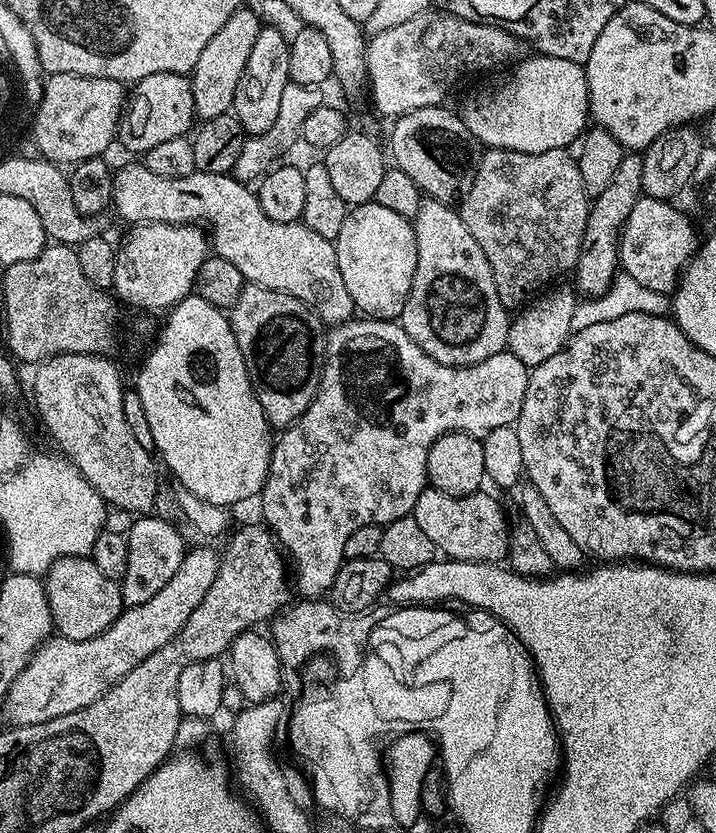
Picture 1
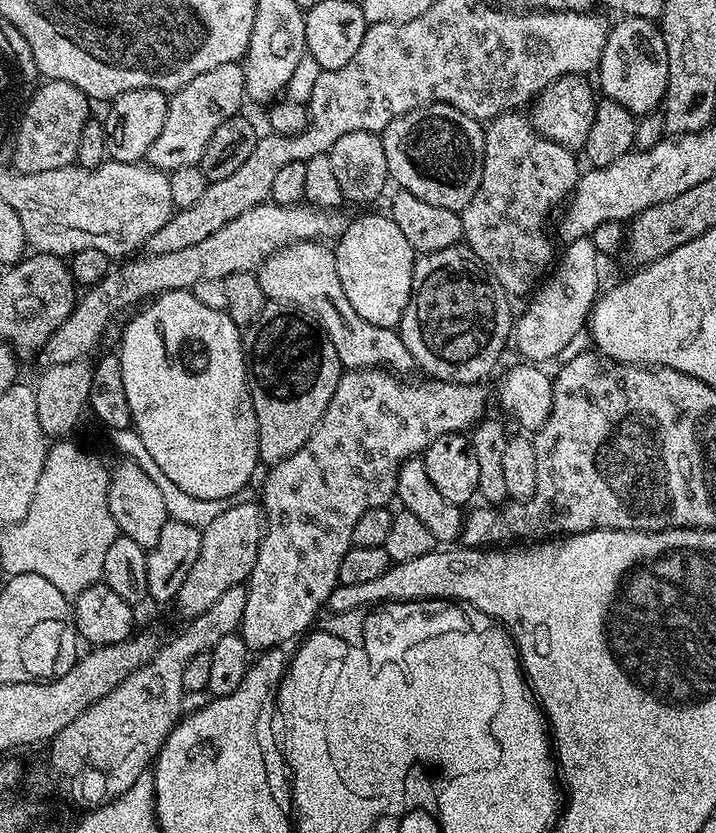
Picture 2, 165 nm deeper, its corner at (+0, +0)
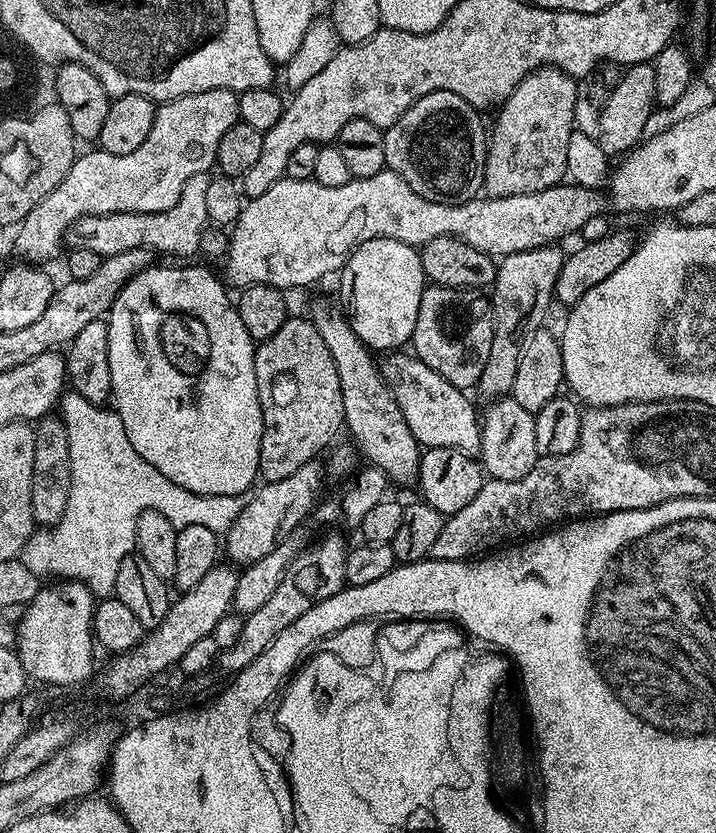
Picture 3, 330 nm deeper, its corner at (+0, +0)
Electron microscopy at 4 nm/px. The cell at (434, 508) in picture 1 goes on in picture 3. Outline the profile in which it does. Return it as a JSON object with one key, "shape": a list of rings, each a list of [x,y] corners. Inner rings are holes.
{"shape":[[[316,300],[312,304],[310,319],[318,330],[318,335],[322,337],[322,342],[326,342],[326,350],[330,350],[330,358],[334,358],[334,366],[338,370],[344,407],[344,428],[352,435],[351,443],[358,449],[359,455],[369,456],[372,459],[369,460],[371,467],[382,470],[393,485],[415,485],[420,479],[421,446],[414,438],[414,434],[410,434],[410,426],[406,426],[406,418],[402,418],[402,410],[398,410],[398,402],[388,389],[388,383],[385,382],[377,361],[376,364],[372,361],[373,353],[361,342],[358,334],[354,334],[347,315],[337,305],[336,308],[328,300]]]}

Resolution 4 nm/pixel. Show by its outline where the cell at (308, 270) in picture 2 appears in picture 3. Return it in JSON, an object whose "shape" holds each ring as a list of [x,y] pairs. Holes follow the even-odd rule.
{"shape":[[[404,354],[383,357],[382,375],[398,402],[398,410],[402,410],[402,418],[406,418],[406,426],[410,426],[410,434],[414,434],[421,449],[459,448],[470,457],[479,457],[482,420],[478,408],[476,412],[475,406],[468,401],[469,393],[446,382],[438,370],[430,370],[430,366],[415,354],[400,355]]]}

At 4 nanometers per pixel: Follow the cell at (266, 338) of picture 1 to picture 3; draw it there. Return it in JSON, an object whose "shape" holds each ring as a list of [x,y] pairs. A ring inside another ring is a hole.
{"shape":[[[293,315],[278,334],[259,341],[255,350],[254,374],[264,419],[259,479],[265,484],[282,482],[282,478],[290,478],[294,470],[306,466],[306,462],[317,459],[319,452],[342,432],[344,407],[338,370],[330,350],[326,350],[326,342],[322,342],[311,319],[305,317],[303,320]]]}

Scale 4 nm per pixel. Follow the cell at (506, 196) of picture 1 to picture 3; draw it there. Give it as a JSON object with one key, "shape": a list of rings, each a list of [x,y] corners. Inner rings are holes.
{"shape":[[[539,68],[518,84],[499,105],[496,126],[491,127],[488,141],[488,157],[484,163],[483,191],[488,196],[513,196],[514,194],[534,194],[538,190],[553,188],[567,177],[566,150],[574,131],[576,120],[576,84],[560,68]]]}

